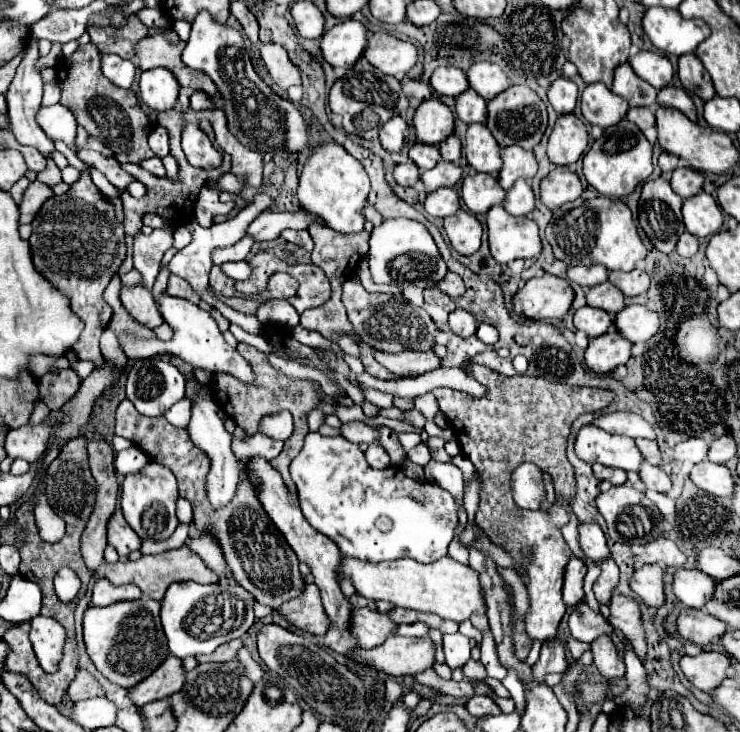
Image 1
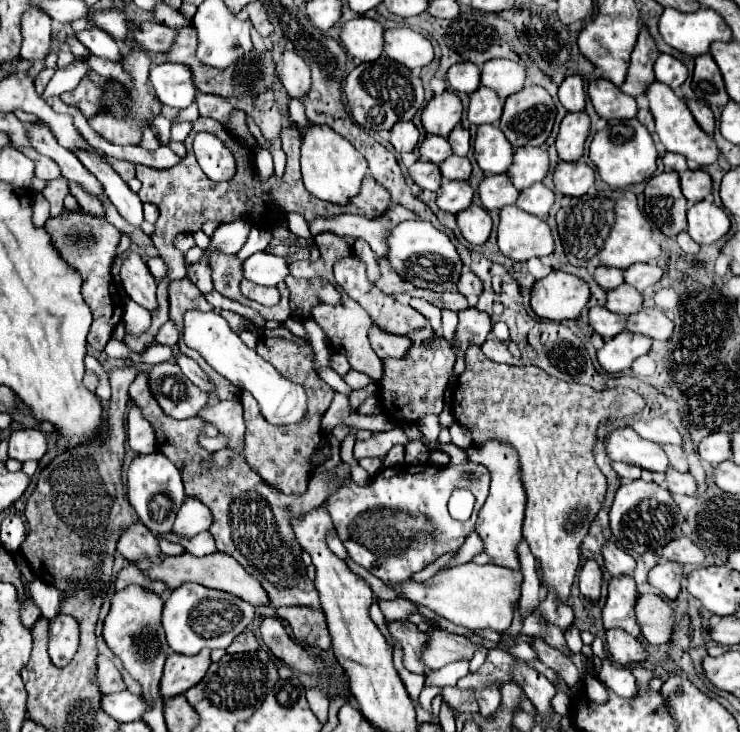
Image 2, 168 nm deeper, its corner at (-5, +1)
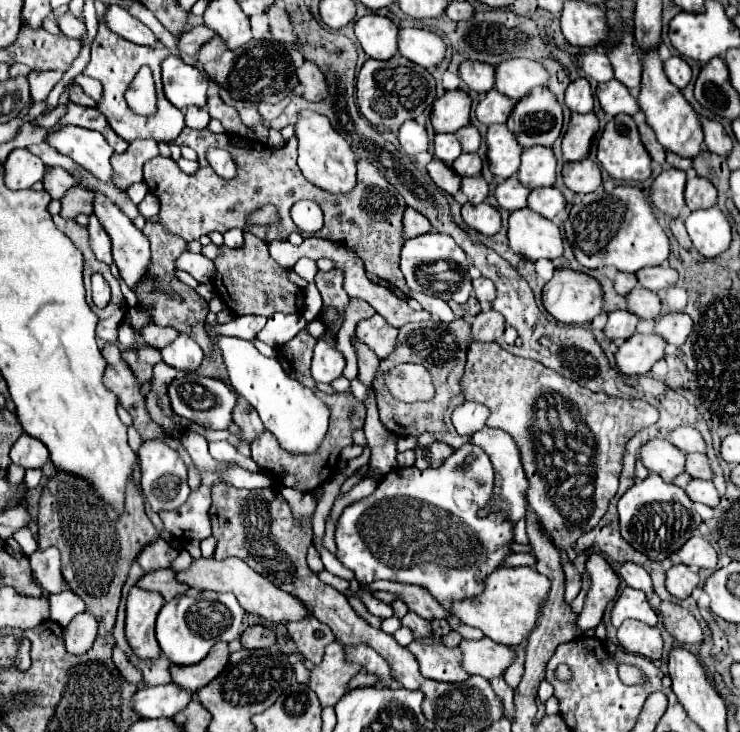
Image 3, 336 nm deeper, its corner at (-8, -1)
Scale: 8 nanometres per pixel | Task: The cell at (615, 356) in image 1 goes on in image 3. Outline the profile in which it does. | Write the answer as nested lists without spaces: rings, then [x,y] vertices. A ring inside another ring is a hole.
[[[634,334],[618,346],[614,360],[622,374],[646,374],[656,360],[664,356],[666,342],[656,334]]]

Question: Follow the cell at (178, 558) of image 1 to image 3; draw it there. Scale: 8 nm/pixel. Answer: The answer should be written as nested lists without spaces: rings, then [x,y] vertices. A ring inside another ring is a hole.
[[[196,558],[192,562],[192,566],[184,572],[178,572],[176,578],[184,584],[188,584],[190,588],[196,590],[214,590],[214,592],[232,592],[236,596],[236,600],[240,602],[240,606],[250,612],[250,614],[258,614],[270,622],[288,622],[288,620],[302,620],[308,616],[308,610],[304,608],[304,604],[300,604],[300,600],[296,600],[294,596],[286,594],[284,590],[276,588],[270,580],[266,580],[264,576],[260,576],[258,572],[254,572],[246,562],[242,562],[240,558],[224,558],[224,560],[216,560],[216,558]]]

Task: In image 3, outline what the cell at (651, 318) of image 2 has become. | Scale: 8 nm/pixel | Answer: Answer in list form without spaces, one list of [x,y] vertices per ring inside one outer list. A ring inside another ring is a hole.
[[[666,314],[656,320],[654,334],[660,334],[668,344],[680,346],[688,338],[692,326],[694,322],[688,314]]]

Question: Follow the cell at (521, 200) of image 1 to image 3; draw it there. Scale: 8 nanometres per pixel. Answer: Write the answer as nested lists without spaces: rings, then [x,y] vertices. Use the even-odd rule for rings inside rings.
[[[550,186],[550,188],[536,188],[528,196],[528,208],[538,212],[538,214],[542,214],[548,220],[552,220],[564,206],[566,206],[564,196],[554,186]]]

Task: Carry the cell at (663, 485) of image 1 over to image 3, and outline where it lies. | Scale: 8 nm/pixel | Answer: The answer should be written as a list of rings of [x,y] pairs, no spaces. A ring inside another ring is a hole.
[[[694,478],[694,480],[688,482],[684,492],[688,494],[688,498],[692,502],[702,502],[702,504],[712,506],[712,508],[718,506],[718,500],[720,500],[720,496],[718,496],[718,492],[716,492],[716,488],[714,488],[714,484],[710,480]]]

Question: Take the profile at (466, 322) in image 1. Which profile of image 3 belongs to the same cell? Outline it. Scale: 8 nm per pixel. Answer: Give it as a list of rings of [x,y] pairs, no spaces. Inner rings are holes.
[[[496,310],[480,312],[472,320],[470,342],[496,342],[504,334],[504,316]]]

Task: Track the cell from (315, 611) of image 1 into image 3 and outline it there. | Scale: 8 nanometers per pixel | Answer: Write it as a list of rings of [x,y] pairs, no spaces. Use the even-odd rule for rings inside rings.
[[[306,616],[298,622],[288,622],[286,628],[300,654],[312,664],[318,664],[324,656],[324,648],[336,640],[332,630],[314,616]]]

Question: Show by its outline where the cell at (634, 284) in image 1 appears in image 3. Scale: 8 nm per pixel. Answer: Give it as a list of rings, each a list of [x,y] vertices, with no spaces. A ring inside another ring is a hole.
[[[656,266],[656,268],[642,268],[640,272],[636,272],[636,278],[640,286],[658,292],[672,286],[678,280],[678,272],[670,266]]]

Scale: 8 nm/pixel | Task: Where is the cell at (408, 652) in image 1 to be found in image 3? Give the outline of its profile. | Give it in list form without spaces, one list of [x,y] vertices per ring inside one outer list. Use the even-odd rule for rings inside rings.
[[[490,638],[462,640],[460,650],[462,650],[460,664],[464,666],[464,670],[468,674],[478,674],[486,680],[504,674],[504,670],[514,660],[514,652],[508,646],[496,644]]]

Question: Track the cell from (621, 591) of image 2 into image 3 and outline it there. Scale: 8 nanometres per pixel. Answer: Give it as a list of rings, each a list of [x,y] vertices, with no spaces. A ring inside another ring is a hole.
[[[624,588],[620,592],[620,596],[614,602],[612,608],[612,626],[620,628],[620,624],[624,620],[638,620],[644,622],[648,626],[656,626],[658,624],[658,616],[654,612],[654,608],[648,604],[648,598],[642,590],[634,590],[634,588]]]

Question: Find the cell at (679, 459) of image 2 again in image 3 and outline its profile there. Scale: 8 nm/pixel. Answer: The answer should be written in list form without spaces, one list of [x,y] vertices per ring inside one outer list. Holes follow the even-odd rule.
[[[686,454],[686,472],[692,478],[710,480],[712,478],[712,468],[706,460],[706,454]]]

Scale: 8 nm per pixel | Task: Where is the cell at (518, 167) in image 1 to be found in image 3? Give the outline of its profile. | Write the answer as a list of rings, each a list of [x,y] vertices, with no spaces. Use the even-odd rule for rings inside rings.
[[[546,146],[526,148],[522,152],[518,180],[528,190],[534,190],[540,186],[552,186],[556,180],[556,158],[552,148],[546,148]]]

